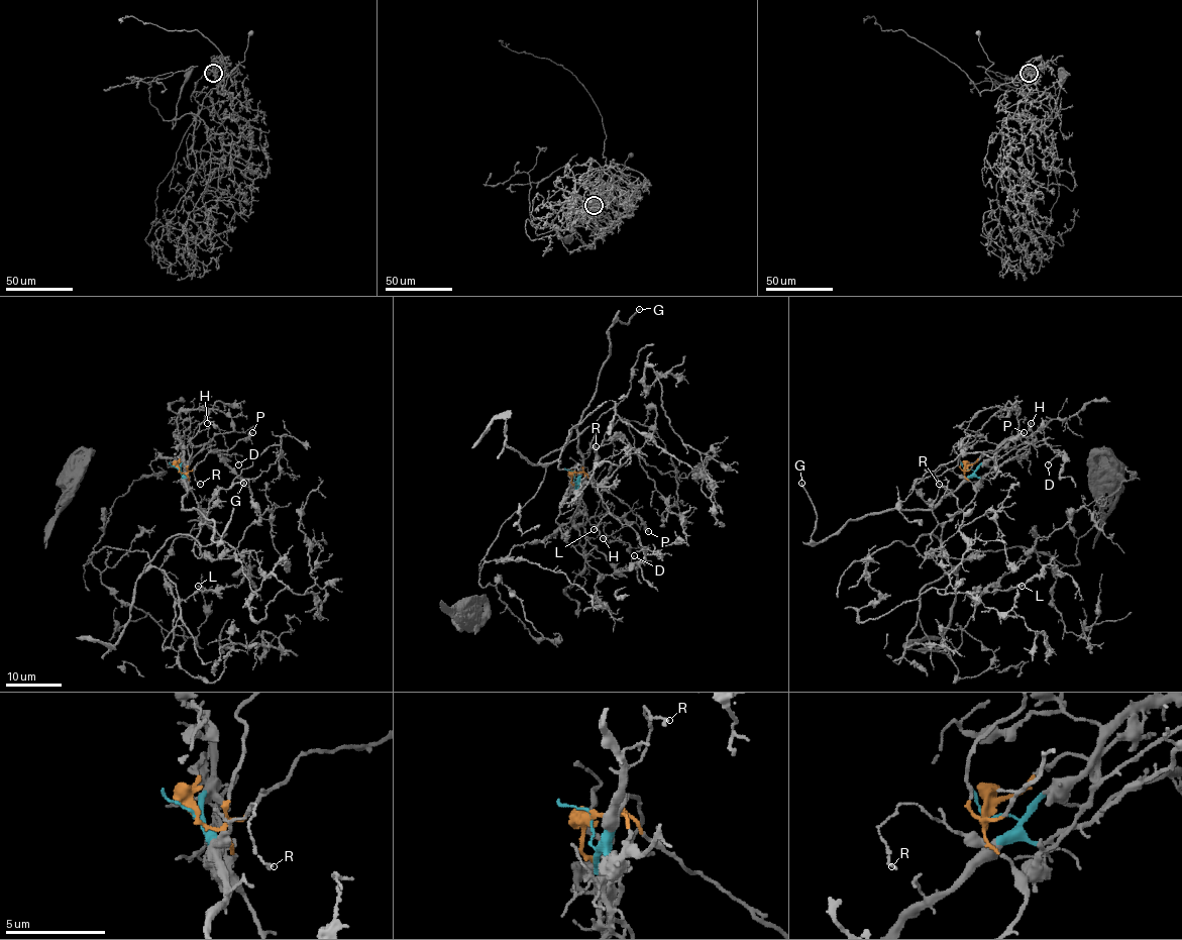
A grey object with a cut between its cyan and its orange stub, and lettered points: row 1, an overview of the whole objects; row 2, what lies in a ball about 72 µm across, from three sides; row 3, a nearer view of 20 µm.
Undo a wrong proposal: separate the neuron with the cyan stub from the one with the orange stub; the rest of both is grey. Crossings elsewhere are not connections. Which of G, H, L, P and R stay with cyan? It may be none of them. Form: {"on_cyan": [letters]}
{"on_cyan": ["G", "H", "R"]}

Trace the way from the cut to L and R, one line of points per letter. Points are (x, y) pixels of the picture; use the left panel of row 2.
L: (178, 471), (201, 557), (174, 535), (144, 569), (177, 591), (164, 650), (176, 605), (213, 590), (198, 586)
R: (178, 471), (185, 478), (195, 465), (195, 480), (201, 484)

